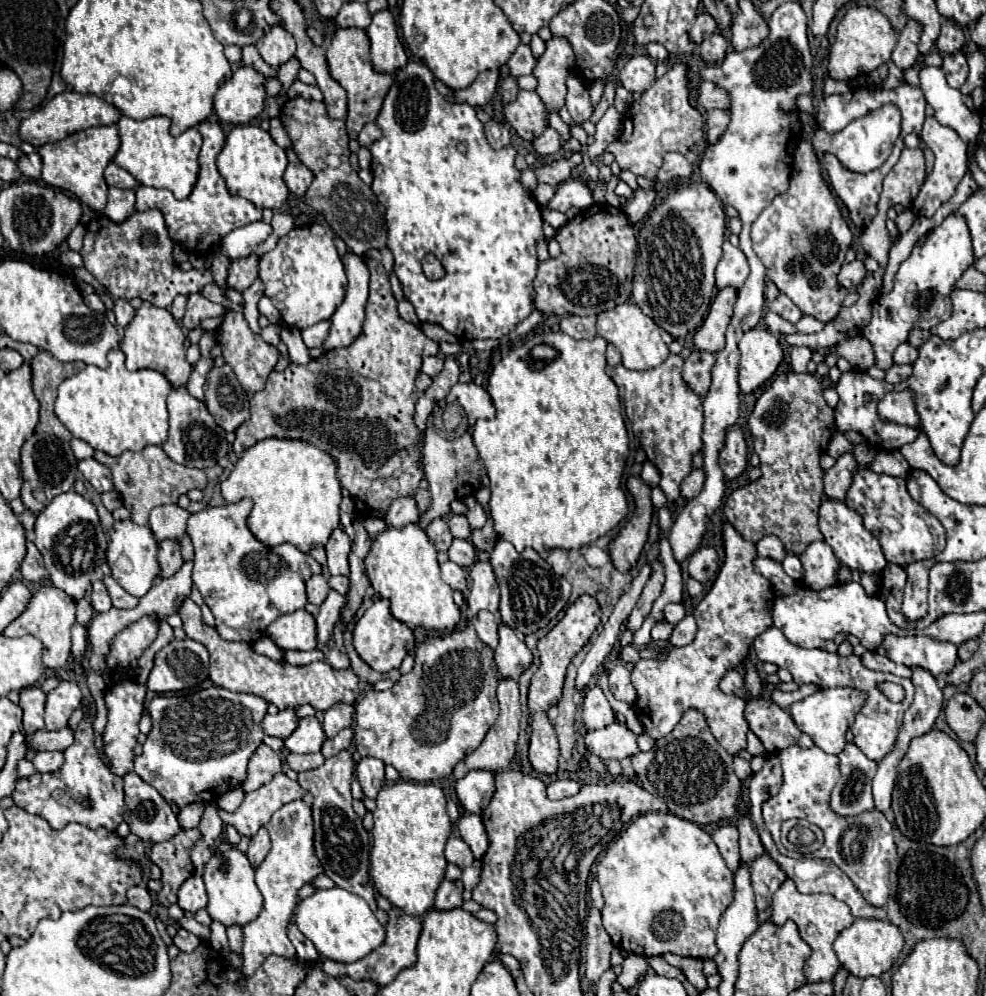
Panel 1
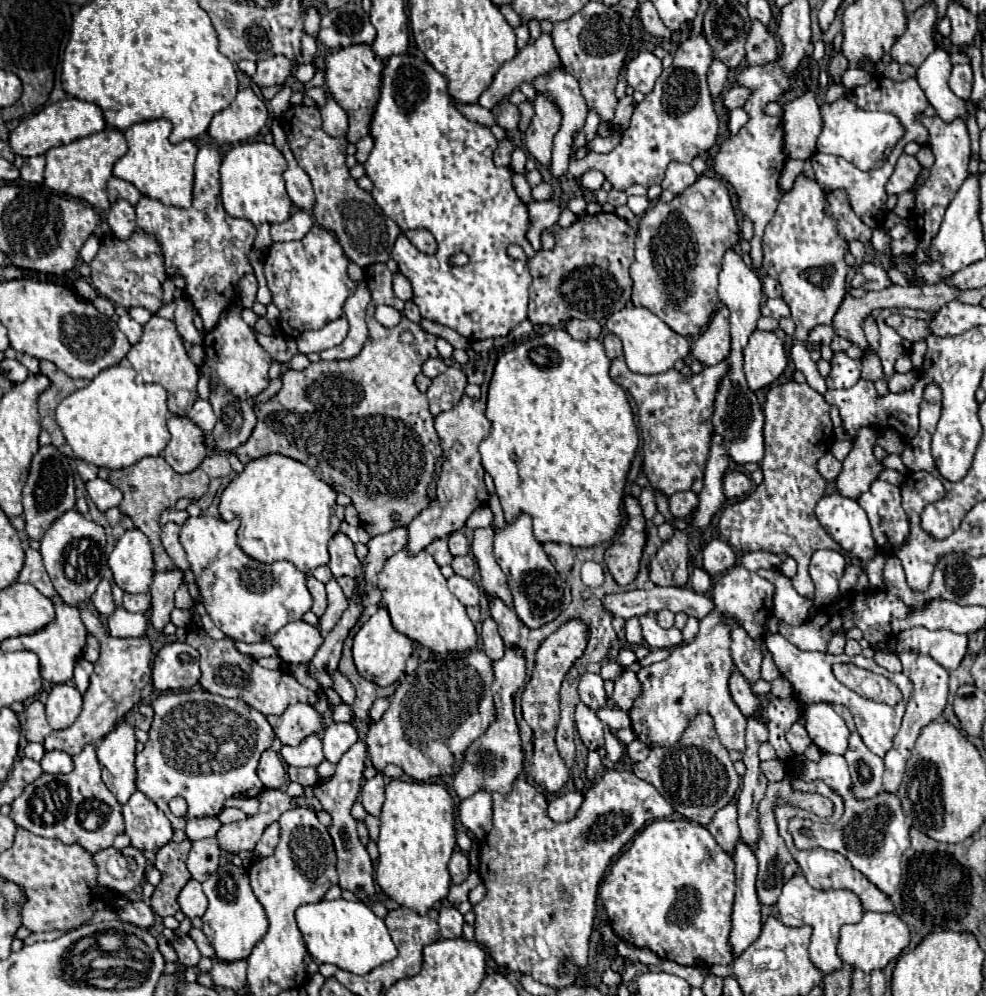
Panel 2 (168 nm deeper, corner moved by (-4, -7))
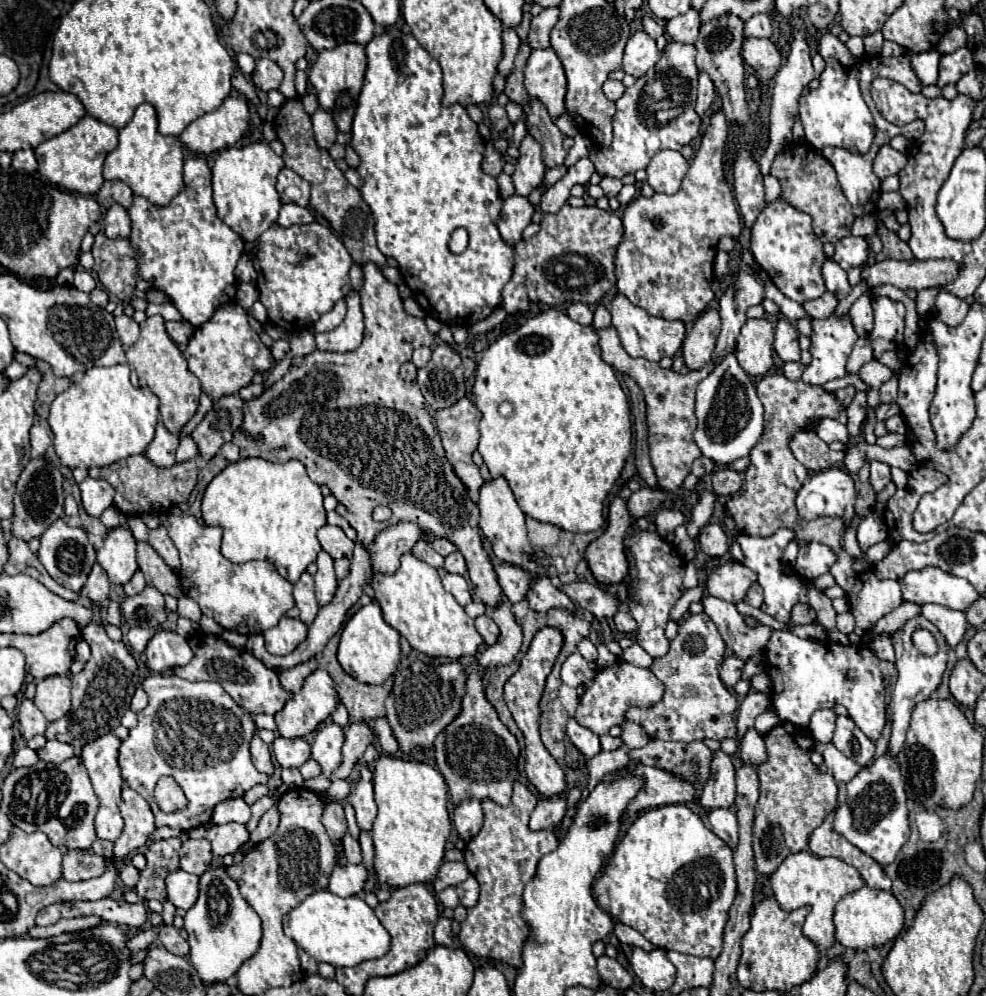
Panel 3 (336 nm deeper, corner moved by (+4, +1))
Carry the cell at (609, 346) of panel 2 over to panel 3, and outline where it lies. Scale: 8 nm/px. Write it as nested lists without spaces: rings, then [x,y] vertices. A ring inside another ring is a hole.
[[[599,304],[595,308],[595,320],[593,320],[593,328],[609,328],[611,326],[611,316],[609,316],[609,310]]]

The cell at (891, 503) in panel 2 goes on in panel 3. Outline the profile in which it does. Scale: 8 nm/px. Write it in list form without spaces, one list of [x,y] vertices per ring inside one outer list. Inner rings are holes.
[[[873,460],[871,462],[871,484],[873,484],[875,492],[881,492],[889,482],[891,482],[891,468],[883,462]]]

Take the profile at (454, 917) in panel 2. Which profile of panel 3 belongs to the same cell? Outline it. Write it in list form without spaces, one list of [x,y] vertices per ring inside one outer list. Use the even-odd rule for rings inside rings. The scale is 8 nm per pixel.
[[[439,918],[435,926],[435,944],[439,946],[451,946],[453,944],[453,932],[451,932],[451,920],[449,918]]]

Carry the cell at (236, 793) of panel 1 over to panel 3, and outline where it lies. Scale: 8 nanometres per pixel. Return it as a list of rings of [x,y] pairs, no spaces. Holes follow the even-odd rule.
[[[243,798],[223,800],[215,806],[215,812],[213,812],[215,824],[229,824],[229,822],[247,824],[249,818],[251,818],[251,808],[245,804]]]

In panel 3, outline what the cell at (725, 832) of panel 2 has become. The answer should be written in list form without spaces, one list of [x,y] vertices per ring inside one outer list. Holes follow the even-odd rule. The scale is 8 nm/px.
[[[717,750],[713,752],[709,780],[701,794],[701,808],[731,808],[735,802],[735,768],[731,758]]]

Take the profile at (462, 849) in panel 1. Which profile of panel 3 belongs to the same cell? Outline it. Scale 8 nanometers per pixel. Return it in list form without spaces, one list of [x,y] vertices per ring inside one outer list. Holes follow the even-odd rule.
[[[443,862],[433,880],[433,888],[435,888],[435,892],[441,892],[449,886],[461,884],[467,876],[469,876],[469,870],[465,868],[463,862]]]

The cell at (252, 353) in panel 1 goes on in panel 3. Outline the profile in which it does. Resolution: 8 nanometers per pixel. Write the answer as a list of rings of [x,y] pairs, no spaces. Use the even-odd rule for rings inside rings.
[[[227,302],[219,306],[209,322],[195,328],[187,350],[183,352],[185,360],[189,362],[189,370],[199,378],[203,392],[211,400],[219,400],[227,394],[239,394],[241,388],[251,384],[251,378],[255,372],[267,372],[271,368],[271,354],[261,344],[259,336],[249,326],[247,310],[243,310],[237,302]],[[247,340],[253,340],[259,344],[259,354],[255,358],[247,358],[243,354],[243,344]]]

